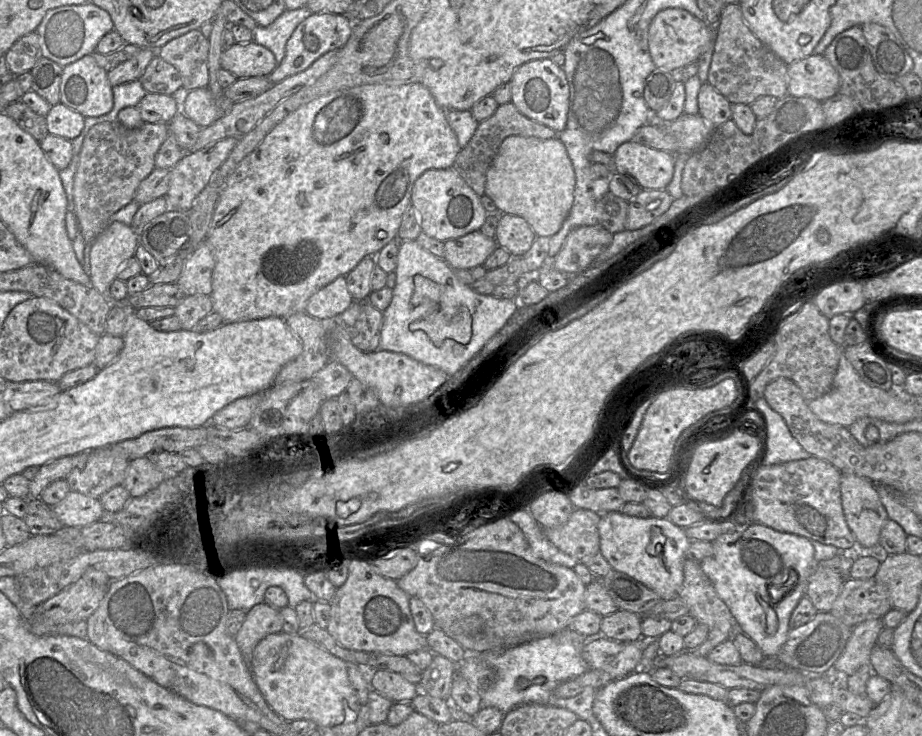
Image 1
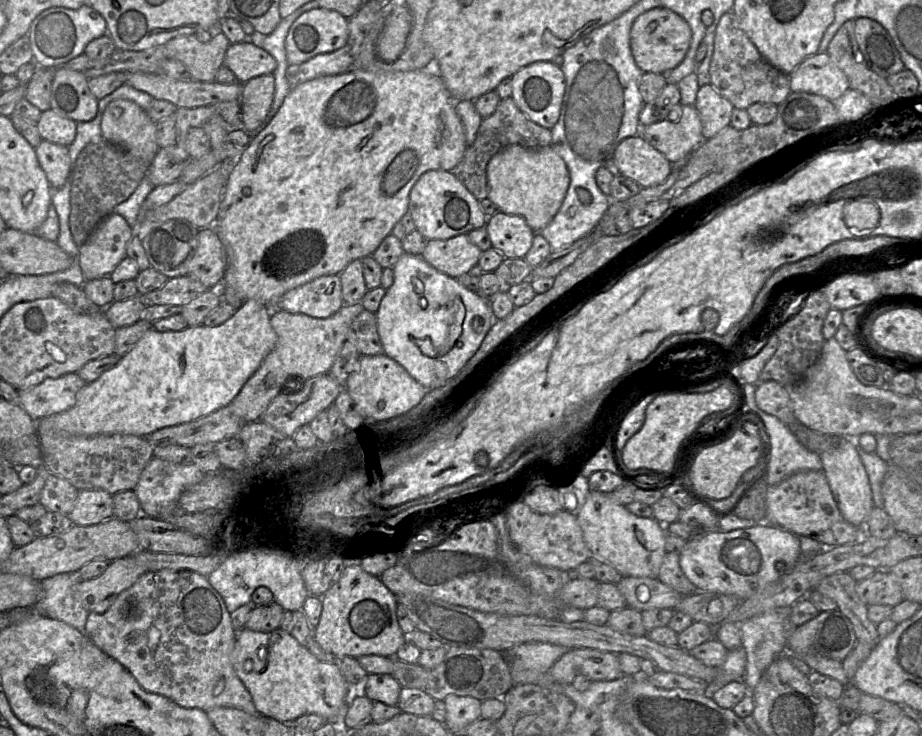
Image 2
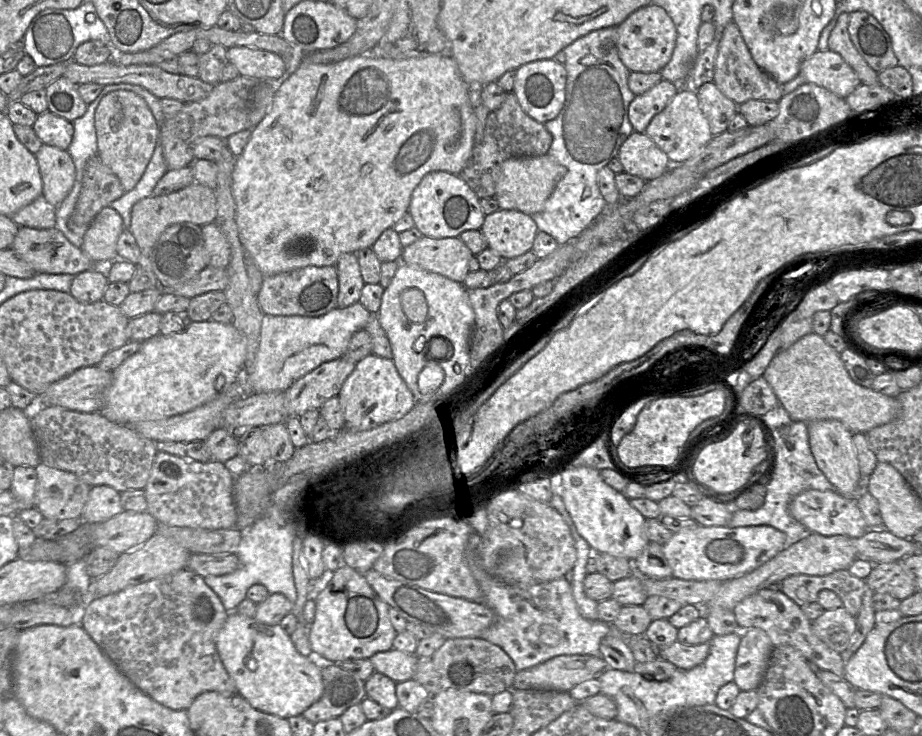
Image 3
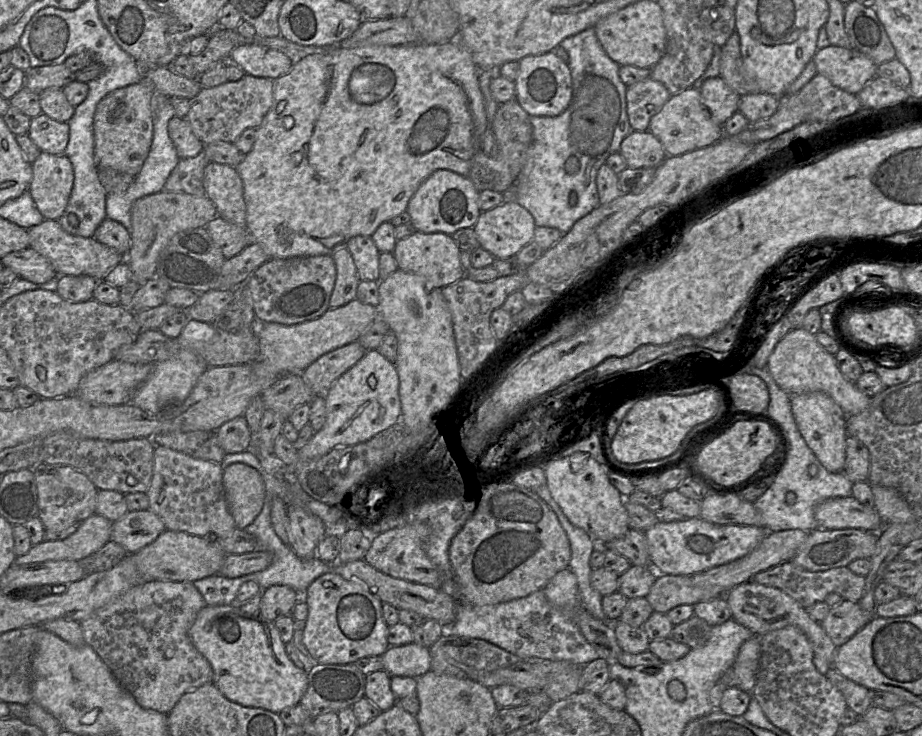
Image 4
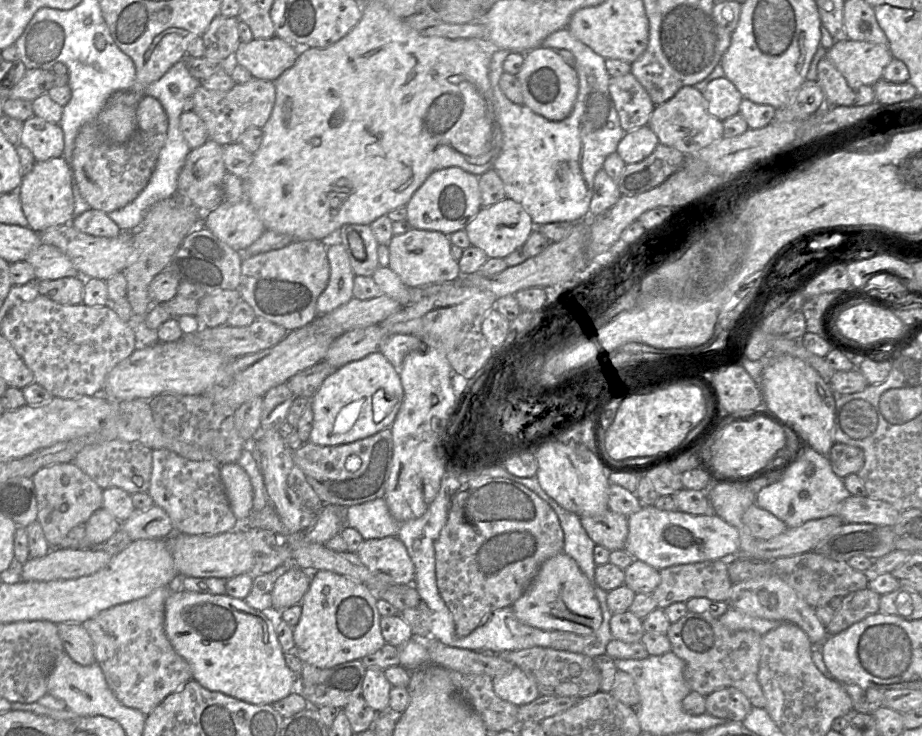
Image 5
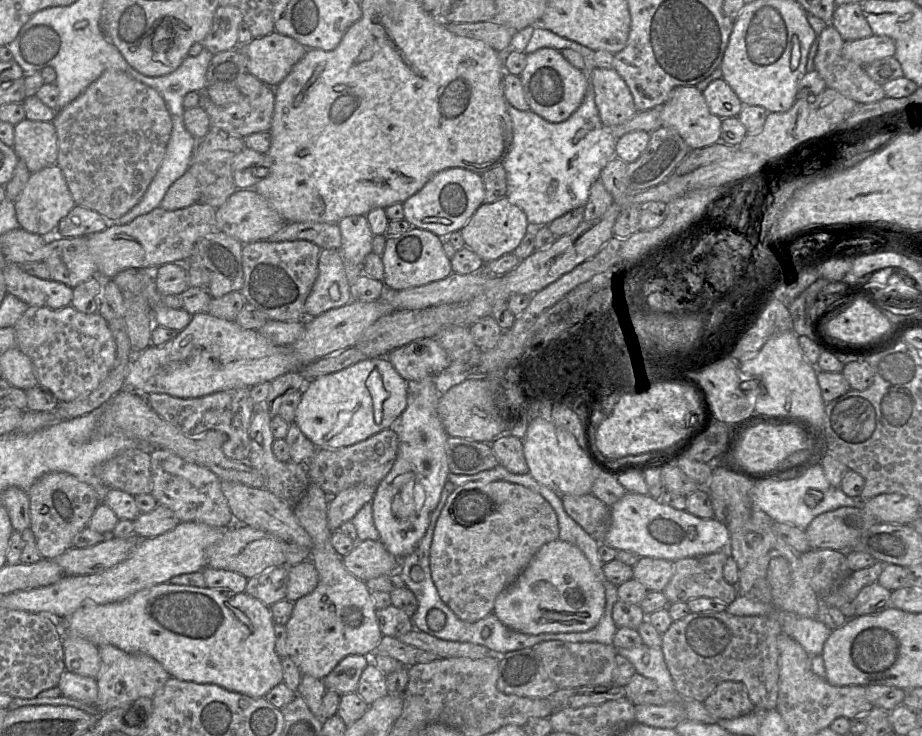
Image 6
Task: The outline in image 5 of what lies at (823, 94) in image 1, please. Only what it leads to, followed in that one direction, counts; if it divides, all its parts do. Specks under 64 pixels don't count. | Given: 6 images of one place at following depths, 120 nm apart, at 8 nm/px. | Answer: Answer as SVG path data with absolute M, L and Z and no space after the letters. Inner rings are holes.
M850 39L835 42L826 57L852 87L874 86L893 59L888 45Z

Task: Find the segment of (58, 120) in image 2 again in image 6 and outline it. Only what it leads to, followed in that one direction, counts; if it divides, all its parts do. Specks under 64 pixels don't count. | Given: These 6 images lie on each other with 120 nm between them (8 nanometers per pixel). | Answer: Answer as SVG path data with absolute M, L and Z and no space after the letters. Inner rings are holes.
M22 120L14 126L13 149L31 174L55 165L58 144L53 123Z

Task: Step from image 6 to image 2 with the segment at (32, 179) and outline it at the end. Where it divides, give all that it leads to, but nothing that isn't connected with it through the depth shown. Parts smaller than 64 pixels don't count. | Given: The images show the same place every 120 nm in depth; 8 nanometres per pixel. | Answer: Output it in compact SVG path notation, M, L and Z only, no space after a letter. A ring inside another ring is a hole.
M42 139L35 153L52 189L61 188L71 172L68 147Z

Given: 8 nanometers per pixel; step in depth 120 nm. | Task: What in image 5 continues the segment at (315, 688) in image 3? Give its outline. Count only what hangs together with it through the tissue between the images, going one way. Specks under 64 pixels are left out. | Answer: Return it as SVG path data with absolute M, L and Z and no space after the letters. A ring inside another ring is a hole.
M173 585L165 602L165 634L173 649L190 665L193 680L202 687L254 704L272 704L297 689L298 678L287 666L275 632L273 612L259 611L242 599L183 590Z

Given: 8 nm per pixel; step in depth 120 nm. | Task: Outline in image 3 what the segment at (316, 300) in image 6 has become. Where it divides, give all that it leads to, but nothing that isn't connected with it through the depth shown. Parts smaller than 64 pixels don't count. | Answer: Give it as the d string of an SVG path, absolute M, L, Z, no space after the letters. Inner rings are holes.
M343 253L335 268L338 276L337 307L345 308L359 301L364 281L361 277L357 255Z

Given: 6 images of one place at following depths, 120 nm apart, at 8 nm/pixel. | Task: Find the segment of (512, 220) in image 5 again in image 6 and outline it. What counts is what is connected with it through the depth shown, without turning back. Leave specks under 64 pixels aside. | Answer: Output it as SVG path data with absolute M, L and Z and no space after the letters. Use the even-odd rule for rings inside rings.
M503 197L492 203L482 203L460 230L465 246L476 253L485 263L512 253L525 236L528 227L526 214Z

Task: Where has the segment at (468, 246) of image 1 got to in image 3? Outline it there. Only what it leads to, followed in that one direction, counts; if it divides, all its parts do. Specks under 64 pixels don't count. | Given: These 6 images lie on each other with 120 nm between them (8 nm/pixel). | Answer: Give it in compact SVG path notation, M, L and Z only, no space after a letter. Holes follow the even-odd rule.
M422 236L402 249L400 261L463 283L472 256L459 237L436 239Z

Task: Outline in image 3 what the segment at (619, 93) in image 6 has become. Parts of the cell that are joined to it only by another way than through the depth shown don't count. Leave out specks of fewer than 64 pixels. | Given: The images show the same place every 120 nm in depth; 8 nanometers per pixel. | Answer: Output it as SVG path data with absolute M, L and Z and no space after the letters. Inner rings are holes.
M662 79L644 94L635 96L628 109L634 131L643 133L652 118L668 105L679 89L679 84Z

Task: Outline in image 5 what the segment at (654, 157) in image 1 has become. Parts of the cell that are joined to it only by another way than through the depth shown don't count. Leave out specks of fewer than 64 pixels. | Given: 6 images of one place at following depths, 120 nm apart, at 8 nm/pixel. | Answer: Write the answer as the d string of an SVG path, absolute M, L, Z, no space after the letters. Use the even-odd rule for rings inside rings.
M643 126L625 132L617 145L616 153L625 164L637 163L648 157L658 143L655 133L648 126Z

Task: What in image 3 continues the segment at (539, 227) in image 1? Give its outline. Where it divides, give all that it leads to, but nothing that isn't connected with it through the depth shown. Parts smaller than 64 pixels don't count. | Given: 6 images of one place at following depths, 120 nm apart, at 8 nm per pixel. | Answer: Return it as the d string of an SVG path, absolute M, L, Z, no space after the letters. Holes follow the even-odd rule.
M545 154L537 157L512 157L501 164L495 199L499 209L517 210L527 215L541 212L557 183L565 176L566 167Z

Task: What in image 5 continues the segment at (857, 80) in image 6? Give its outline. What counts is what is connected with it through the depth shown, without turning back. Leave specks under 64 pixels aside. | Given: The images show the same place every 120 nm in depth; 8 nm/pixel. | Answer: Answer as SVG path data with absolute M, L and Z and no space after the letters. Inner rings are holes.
M826 56L818 64L816 81L825 95L826 106L864 106L875 101L873 86L850 86Z

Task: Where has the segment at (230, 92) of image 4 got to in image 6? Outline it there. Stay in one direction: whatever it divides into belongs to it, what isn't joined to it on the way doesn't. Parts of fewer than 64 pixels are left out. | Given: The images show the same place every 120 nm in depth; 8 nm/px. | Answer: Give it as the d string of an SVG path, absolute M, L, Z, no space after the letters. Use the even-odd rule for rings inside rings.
M263 85L256 97L242 96L237 102L226 106L215 105L205 94L199 105L206 111L210 129L243 137L270 130L274 113L274 88Z

